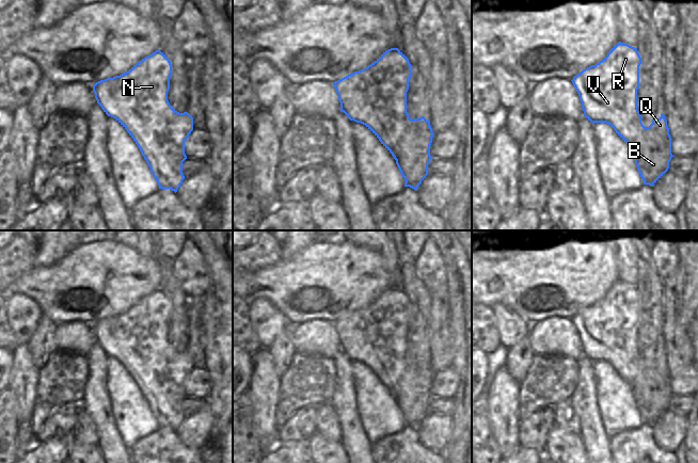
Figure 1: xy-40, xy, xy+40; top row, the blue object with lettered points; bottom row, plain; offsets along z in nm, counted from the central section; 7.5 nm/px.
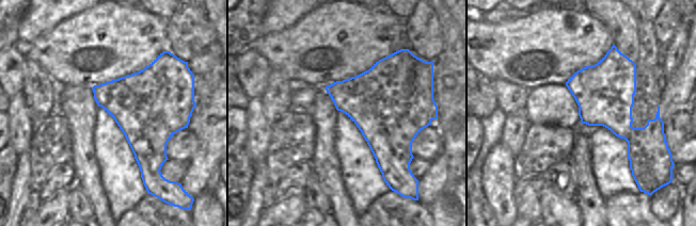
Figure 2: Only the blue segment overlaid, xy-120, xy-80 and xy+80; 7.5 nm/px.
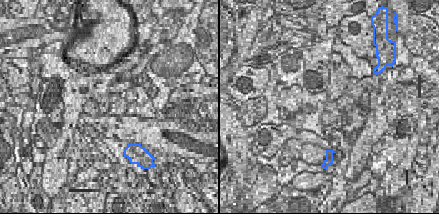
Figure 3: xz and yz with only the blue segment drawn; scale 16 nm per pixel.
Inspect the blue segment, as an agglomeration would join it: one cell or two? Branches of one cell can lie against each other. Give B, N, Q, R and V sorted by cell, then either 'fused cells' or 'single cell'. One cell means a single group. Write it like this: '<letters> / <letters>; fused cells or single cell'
B Q / N R V; fused cells

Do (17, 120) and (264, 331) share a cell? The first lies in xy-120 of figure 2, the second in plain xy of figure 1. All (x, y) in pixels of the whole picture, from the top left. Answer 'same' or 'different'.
different

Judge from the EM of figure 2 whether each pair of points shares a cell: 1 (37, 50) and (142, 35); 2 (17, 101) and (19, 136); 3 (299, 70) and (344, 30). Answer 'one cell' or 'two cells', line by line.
1: one cell
2: one cell
3: one cell

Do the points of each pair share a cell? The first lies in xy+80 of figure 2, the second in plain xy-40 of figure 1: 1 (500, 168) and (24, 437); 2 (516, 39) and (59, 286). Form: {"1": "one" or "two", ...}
{"1": "two", "2": "one"}

